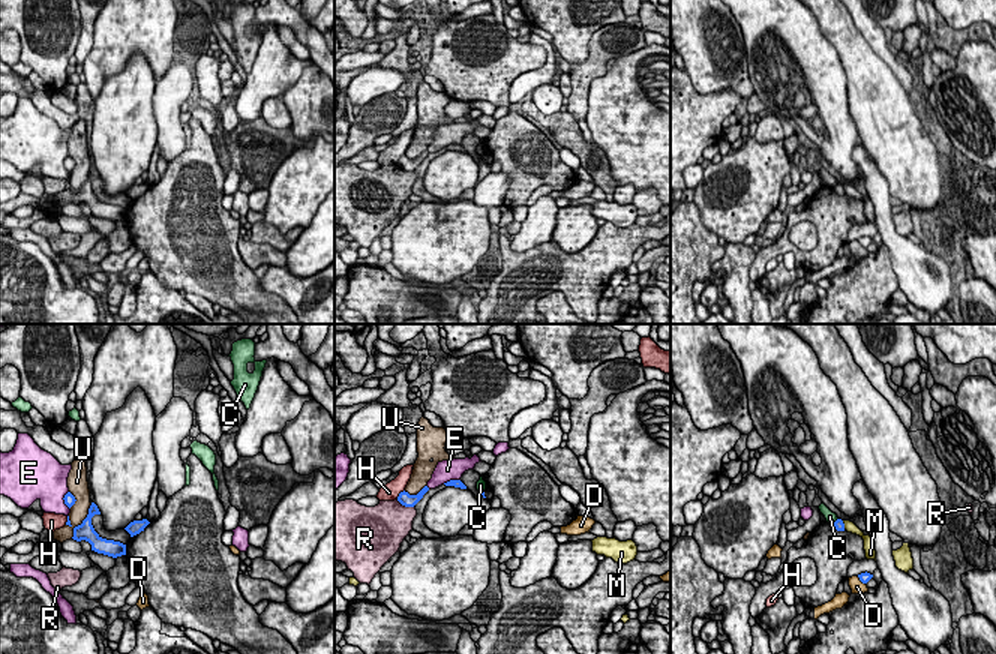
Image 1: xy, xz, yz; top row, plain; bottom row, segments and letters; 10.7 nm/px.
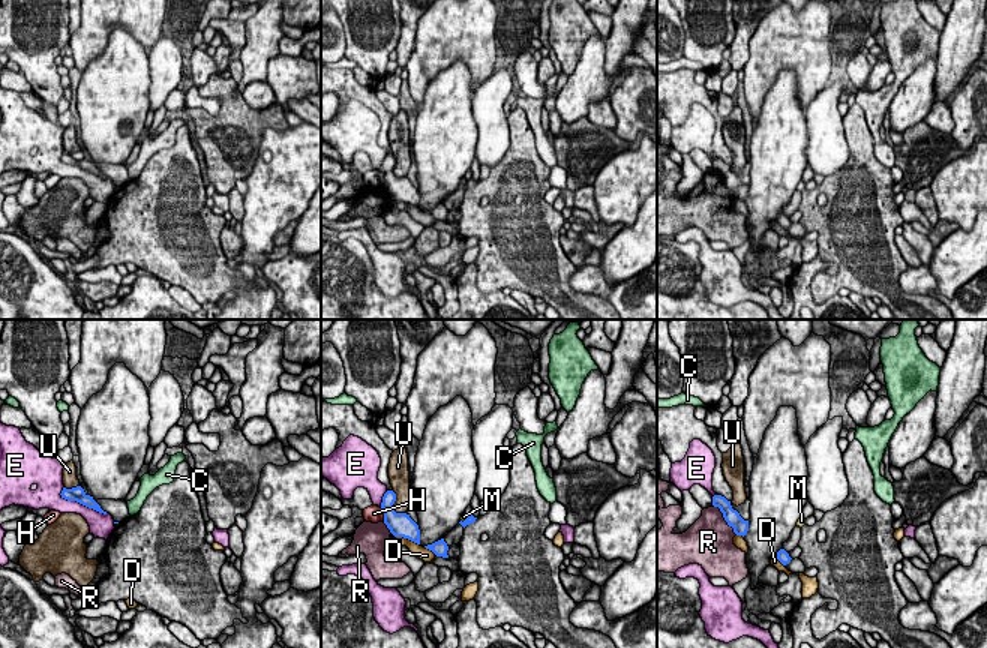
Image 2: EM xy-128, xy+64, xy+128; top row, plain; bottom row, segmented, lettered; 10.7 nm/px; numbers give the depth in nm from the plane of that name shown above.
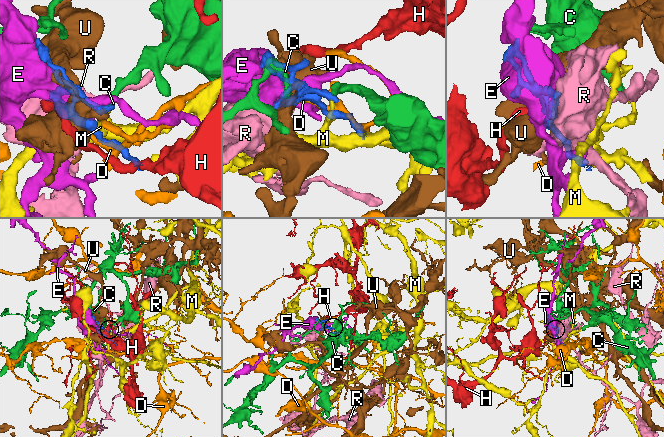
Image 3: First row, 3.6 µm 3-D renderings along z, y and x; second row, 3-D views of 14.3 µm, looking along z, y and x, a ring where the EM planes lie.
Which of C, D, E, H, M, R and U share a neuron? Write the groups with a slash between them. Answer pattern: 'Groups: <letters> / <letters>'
Groups: C / D / E / H / M / R / U

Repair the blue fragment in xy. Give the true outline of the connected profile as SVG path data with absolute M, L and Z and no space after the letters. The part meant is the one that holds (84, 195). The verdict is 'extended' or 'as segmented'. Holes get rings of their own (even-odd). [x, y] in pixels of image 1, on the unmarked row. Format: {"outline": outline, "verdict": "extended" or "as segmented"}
{"outline": "M92 166L88 172L87 182L82 184L81 189L74 192L74 204L81 206L86 204L92 208L92 214L98 218L104 218L112 222L126 219L126 208L114 204L102 202L92 189L92 182L94 178L100 178L98 170Z", "verdict": "as segmented"}

